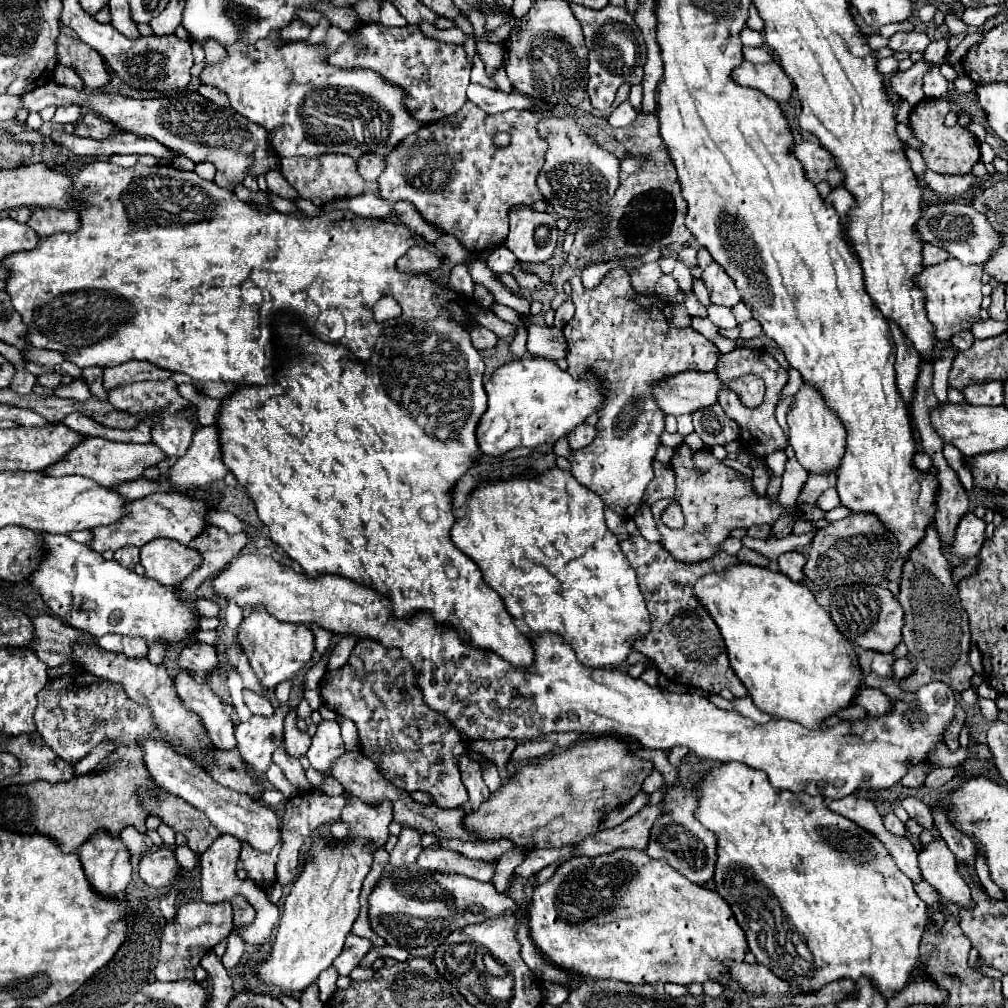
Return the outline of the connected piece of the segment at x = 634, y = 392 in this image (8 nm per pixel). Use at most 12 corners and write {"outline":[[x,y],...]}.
{"outline":[[624,269],[570,279],[574,379],[602,381],[572,475],[620,517],[652,481],[664,415],[650,383],[714,371]]}

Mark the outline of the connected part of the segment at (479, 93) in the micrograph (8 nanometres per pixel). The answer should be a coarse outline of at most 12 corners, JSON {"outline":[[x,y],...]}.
{"outline":[[473,83],[468,101],[482,111],[530,109],[532,101],[518,91],[504,93]]}

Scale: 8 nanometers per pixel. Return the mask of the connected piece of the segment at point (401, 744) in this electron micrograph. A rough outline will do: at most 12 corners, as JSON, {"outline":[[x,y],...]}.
{"outline":[[358,641],[324,673],[390,783],[468,801],[462,737],[422,703],[398,649]]}

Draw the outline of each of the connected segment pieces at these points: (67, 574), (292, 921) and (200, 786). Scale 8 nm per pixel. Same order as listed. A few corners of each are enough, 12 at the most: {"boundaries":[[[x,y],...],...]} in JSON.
{"boundaries":[[[46,535],[28,581],[66,625],[184,641],[172,587]],[[348,795],[344,839],[304,853],[264,987],[304,991],[360,913],[392,803]],[[140,743],[156,785],[218,831],[272,851],[270,807],[216,783],[164,743]]]}

